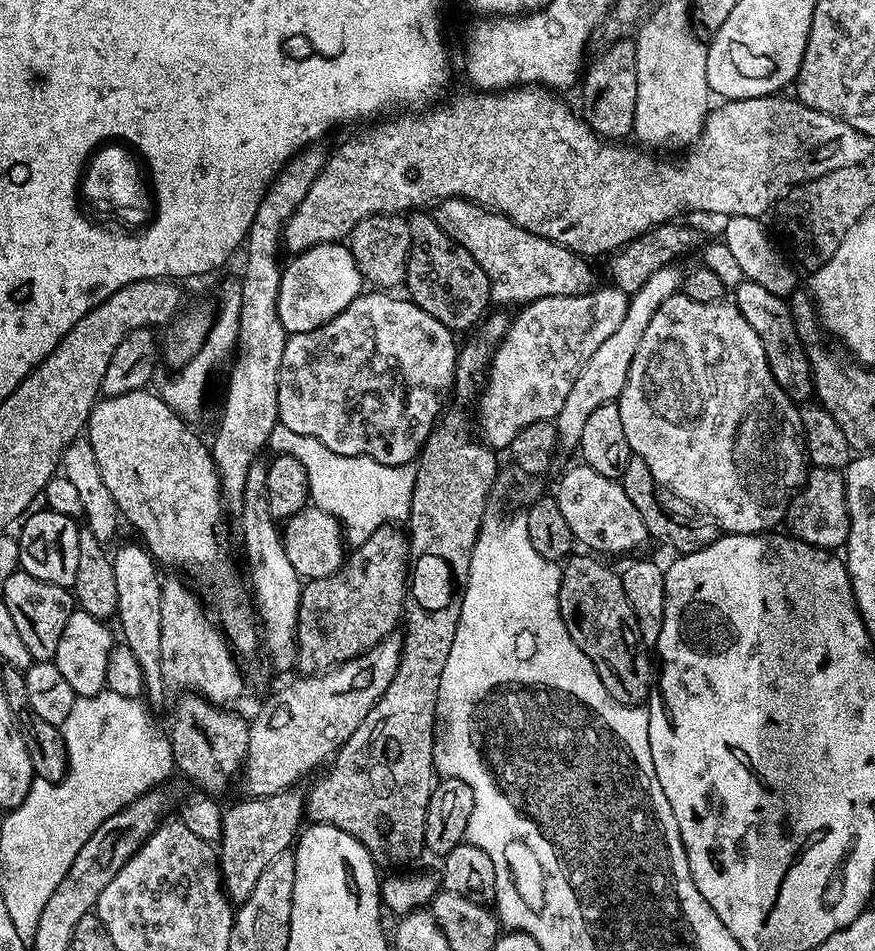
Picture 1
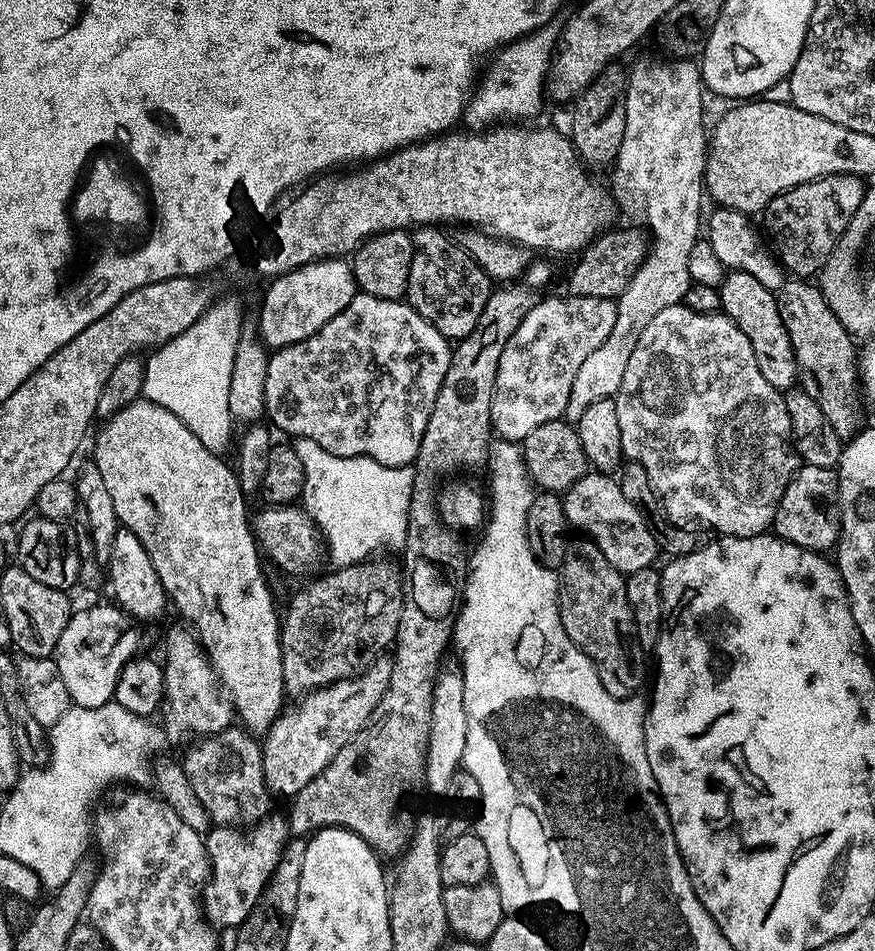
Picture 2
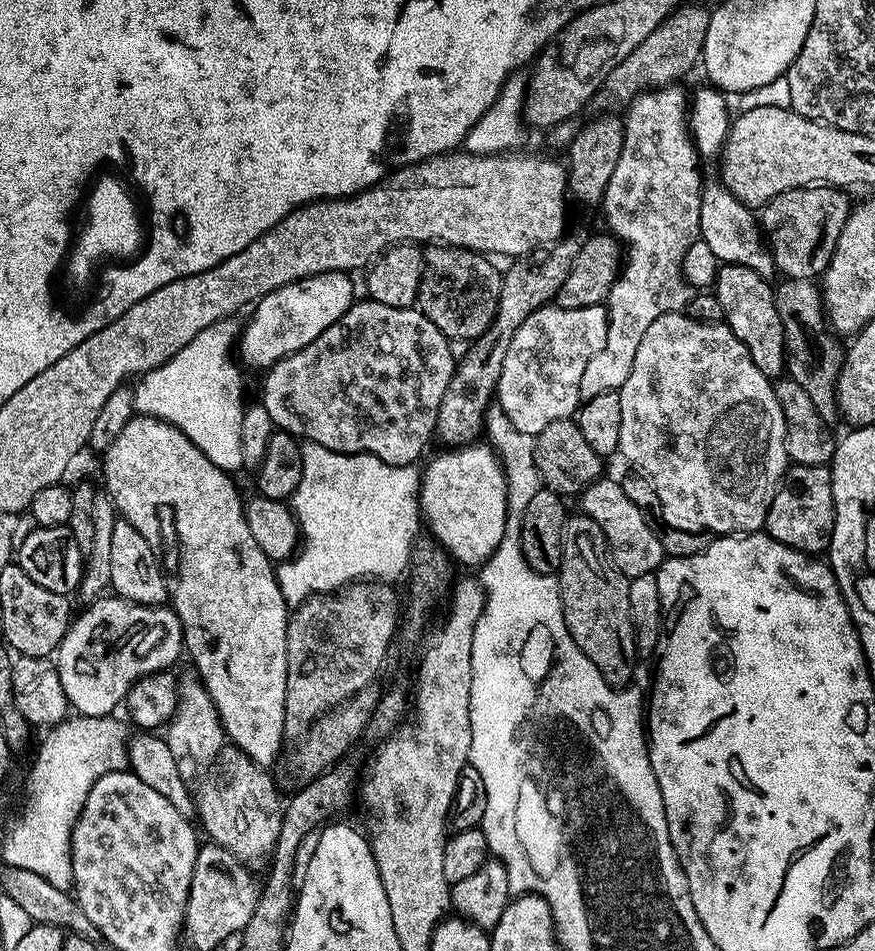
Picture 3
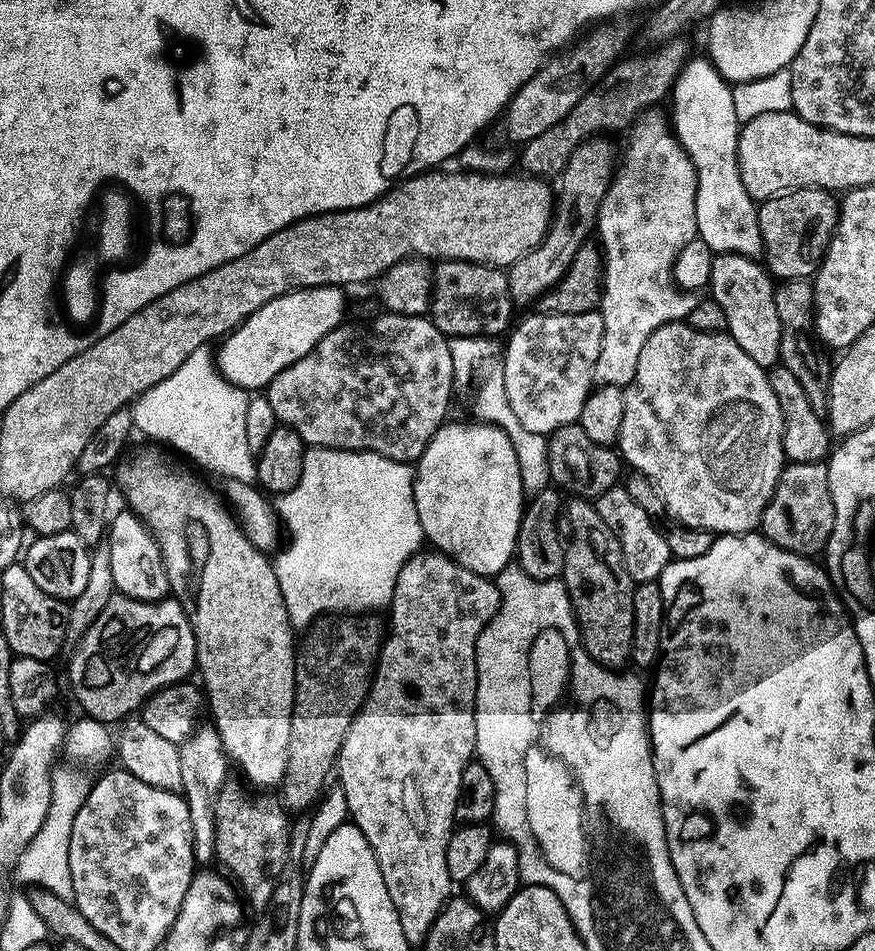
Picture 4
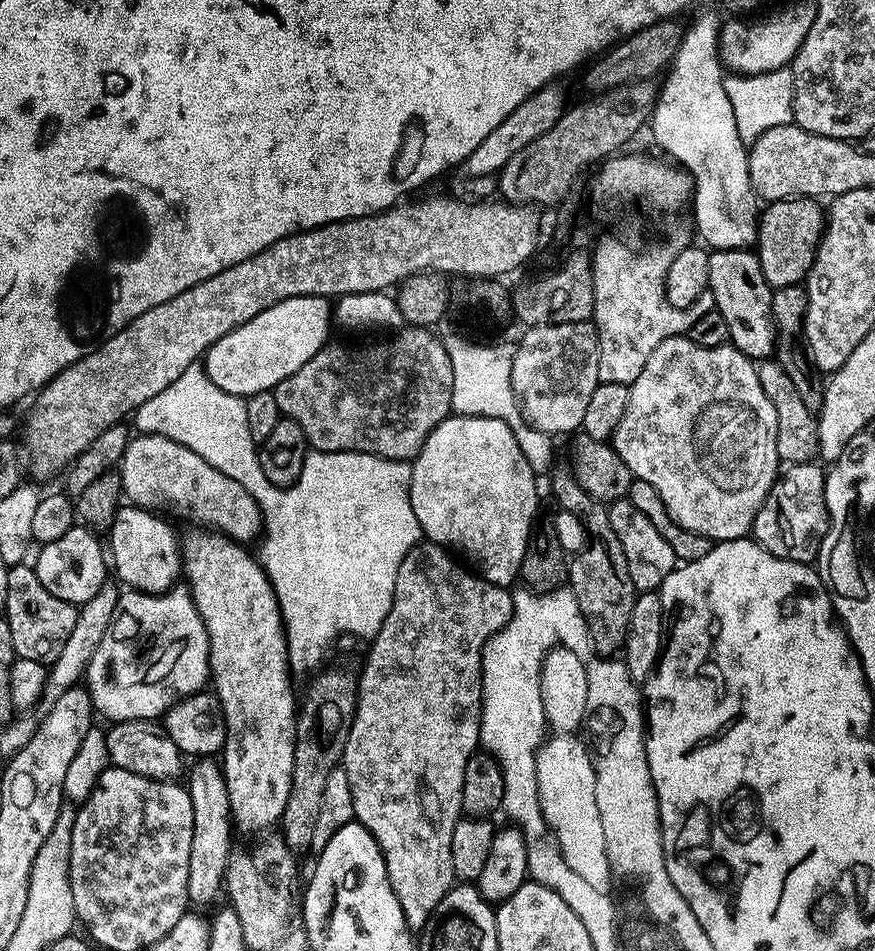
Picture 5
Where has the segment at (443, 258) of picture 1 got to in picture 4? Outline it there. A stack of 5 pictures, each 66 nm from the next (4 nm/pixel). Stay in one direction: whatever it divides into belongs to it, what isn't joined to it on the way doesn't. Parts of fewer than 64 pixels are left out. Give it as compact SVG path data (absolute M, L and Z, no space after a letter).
M441 260L432 269L432 294L430 319L438 330L448 338L469 336L496 338L499 332L507 333L514 305L508 277L499 267L486 264L470 264L467 260Z

